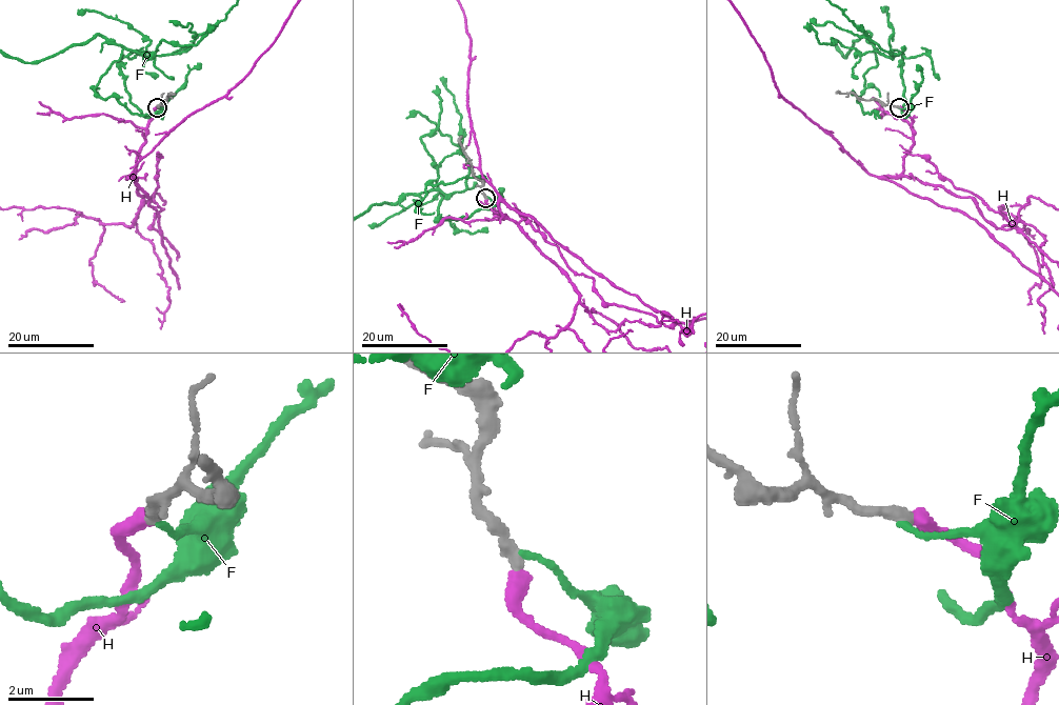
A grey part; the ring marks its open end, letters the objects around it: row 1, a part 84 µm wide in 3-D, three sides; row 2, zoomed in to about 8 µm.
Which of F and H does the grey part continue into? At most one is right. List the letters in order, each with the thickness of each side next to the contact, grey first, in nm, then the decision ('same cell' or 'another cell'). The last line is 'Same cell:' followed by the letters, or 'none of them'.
F: 280/120 nm | another cell
H: 240/360 nm | same cell
Same cell: H

